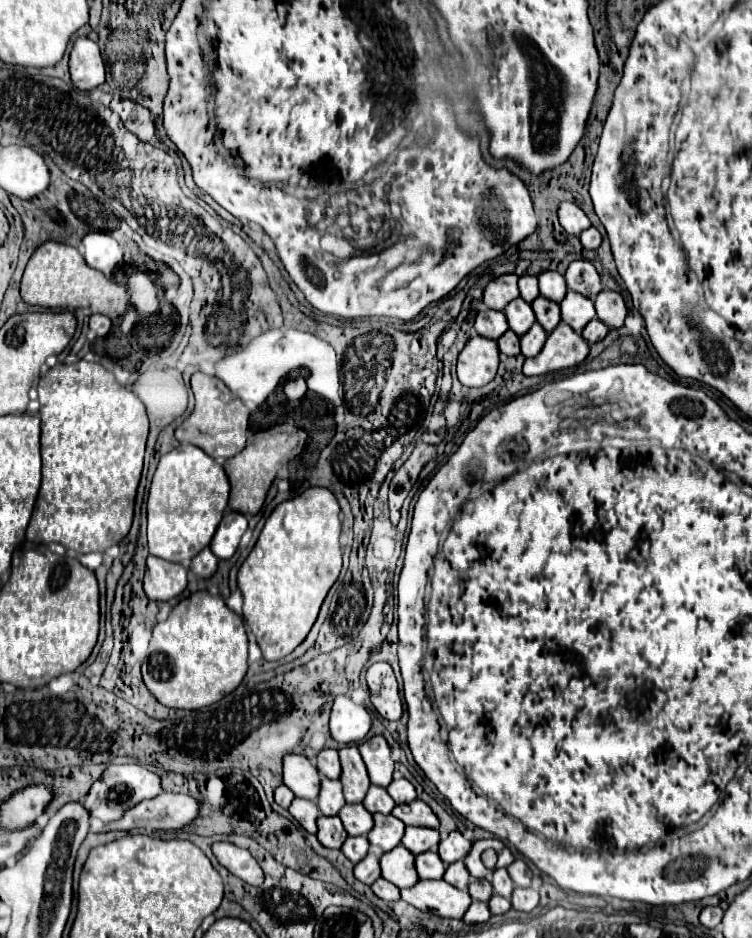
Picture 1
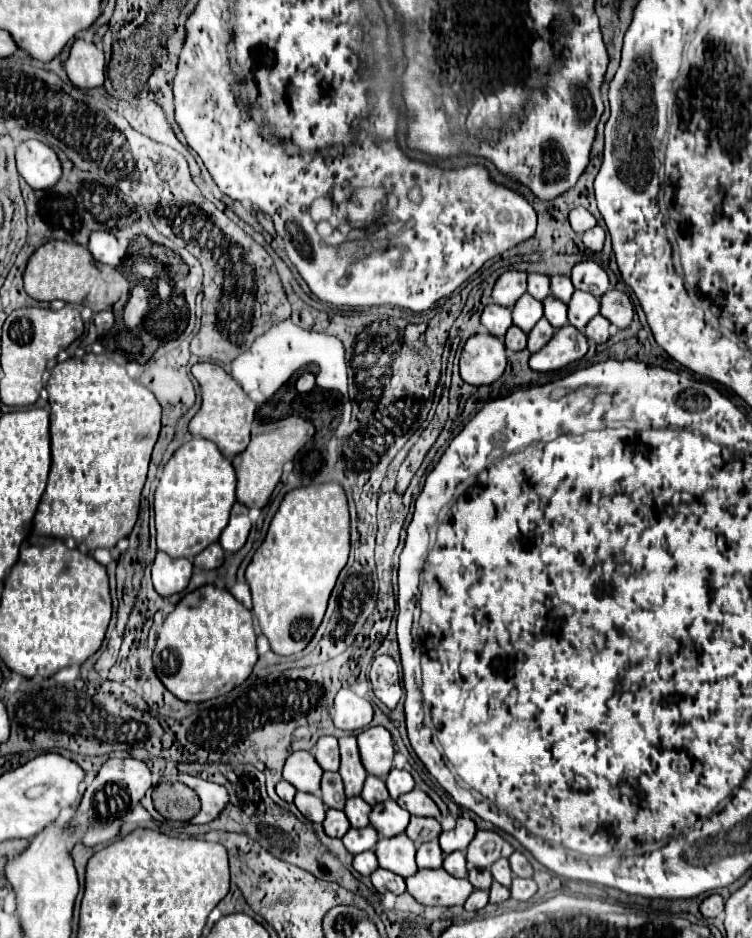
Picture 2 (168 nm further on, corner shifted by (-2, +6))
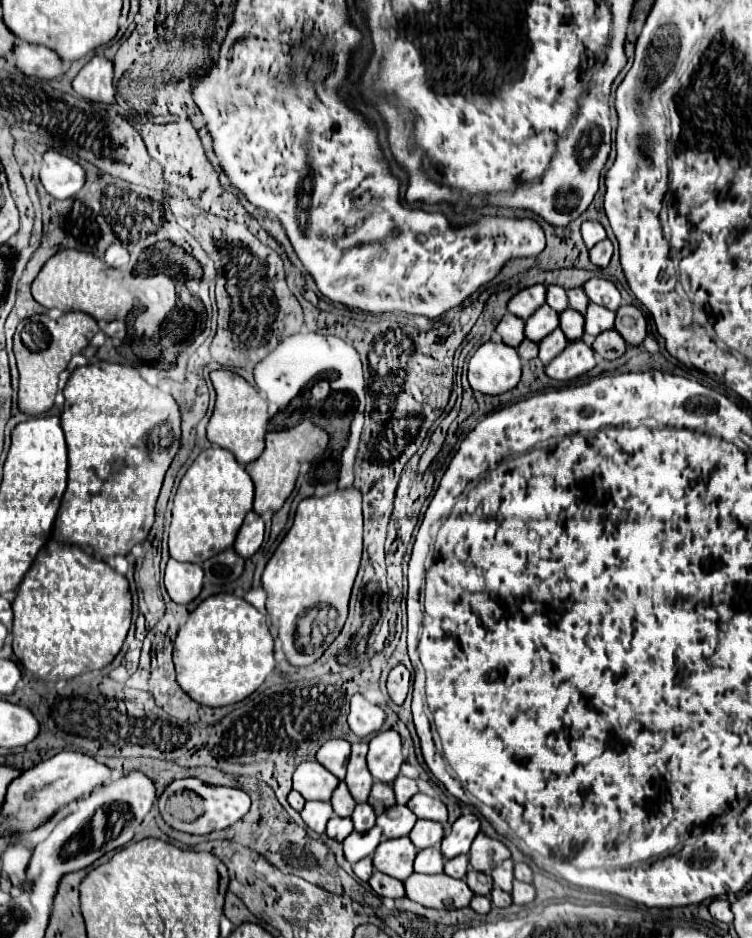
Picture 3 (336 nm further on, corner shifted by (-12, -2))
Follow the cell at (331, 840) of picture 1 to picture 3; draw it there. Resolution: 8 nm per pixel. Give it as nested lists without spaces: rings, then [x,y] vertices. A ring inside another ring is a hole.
[[[333,816],[329,822],[327,822],[327,836],[337,840],[337,842],[343,842],[351,832],[353,832],[353,822],[351,818],[341,818],[341,816]]]

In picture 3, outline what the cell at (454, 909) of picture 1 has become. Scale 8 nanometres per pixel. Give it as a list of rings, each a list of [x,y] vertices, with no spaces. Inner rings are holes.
[[[411,874],[403,880],[405,896],[427,908],[465,908],[469,906],[473,892],[465,880],[449,878],[447,874]]]

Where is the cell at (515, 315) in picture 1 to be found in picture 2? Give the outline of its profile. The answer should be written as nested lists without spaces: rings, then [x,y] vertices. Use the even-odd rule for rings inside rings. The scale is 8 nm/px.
[[[523,294],[515,306],[513,312],[513,324],[519,326],[523,332],[529,332],[541,318],[543,318],[543,306],[539,300],[531,298],[531,294]]]

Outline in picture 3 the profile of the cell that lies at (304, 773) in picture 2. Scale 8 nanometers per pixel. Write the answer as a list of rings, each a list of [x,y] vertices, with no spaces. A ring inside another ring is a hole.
[[[303,762],[293,774],[293,790],[301,792],[305,800],[329,800],[339,780],[319,762]]]

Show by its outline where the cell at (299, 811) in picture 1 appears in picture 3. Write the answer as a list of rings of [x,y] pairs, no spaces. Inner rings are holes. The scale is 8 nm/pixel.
[[[305,802],[305,808],[301,812],[305,824],[317,834],[325,832],[325,824],[331,816],[333,816],[331,802]]]

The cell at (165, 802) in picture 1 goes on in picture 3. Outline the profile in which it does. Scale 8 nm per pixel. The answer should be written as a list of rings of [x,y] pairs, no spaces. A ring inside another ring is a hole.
[[[179,780],[177,784],[187,784],[187,790],[199,794],[203,798],[203,814],[193,822],[181,822],[169,818],[167,822],[175,822],[173,826],[191,832],[191,834],[209,834],[213,830],[223,830],[241,820],[251,806],[251,798],[247,792],[239,788],[227,786],[211,786],[201,780]]]

